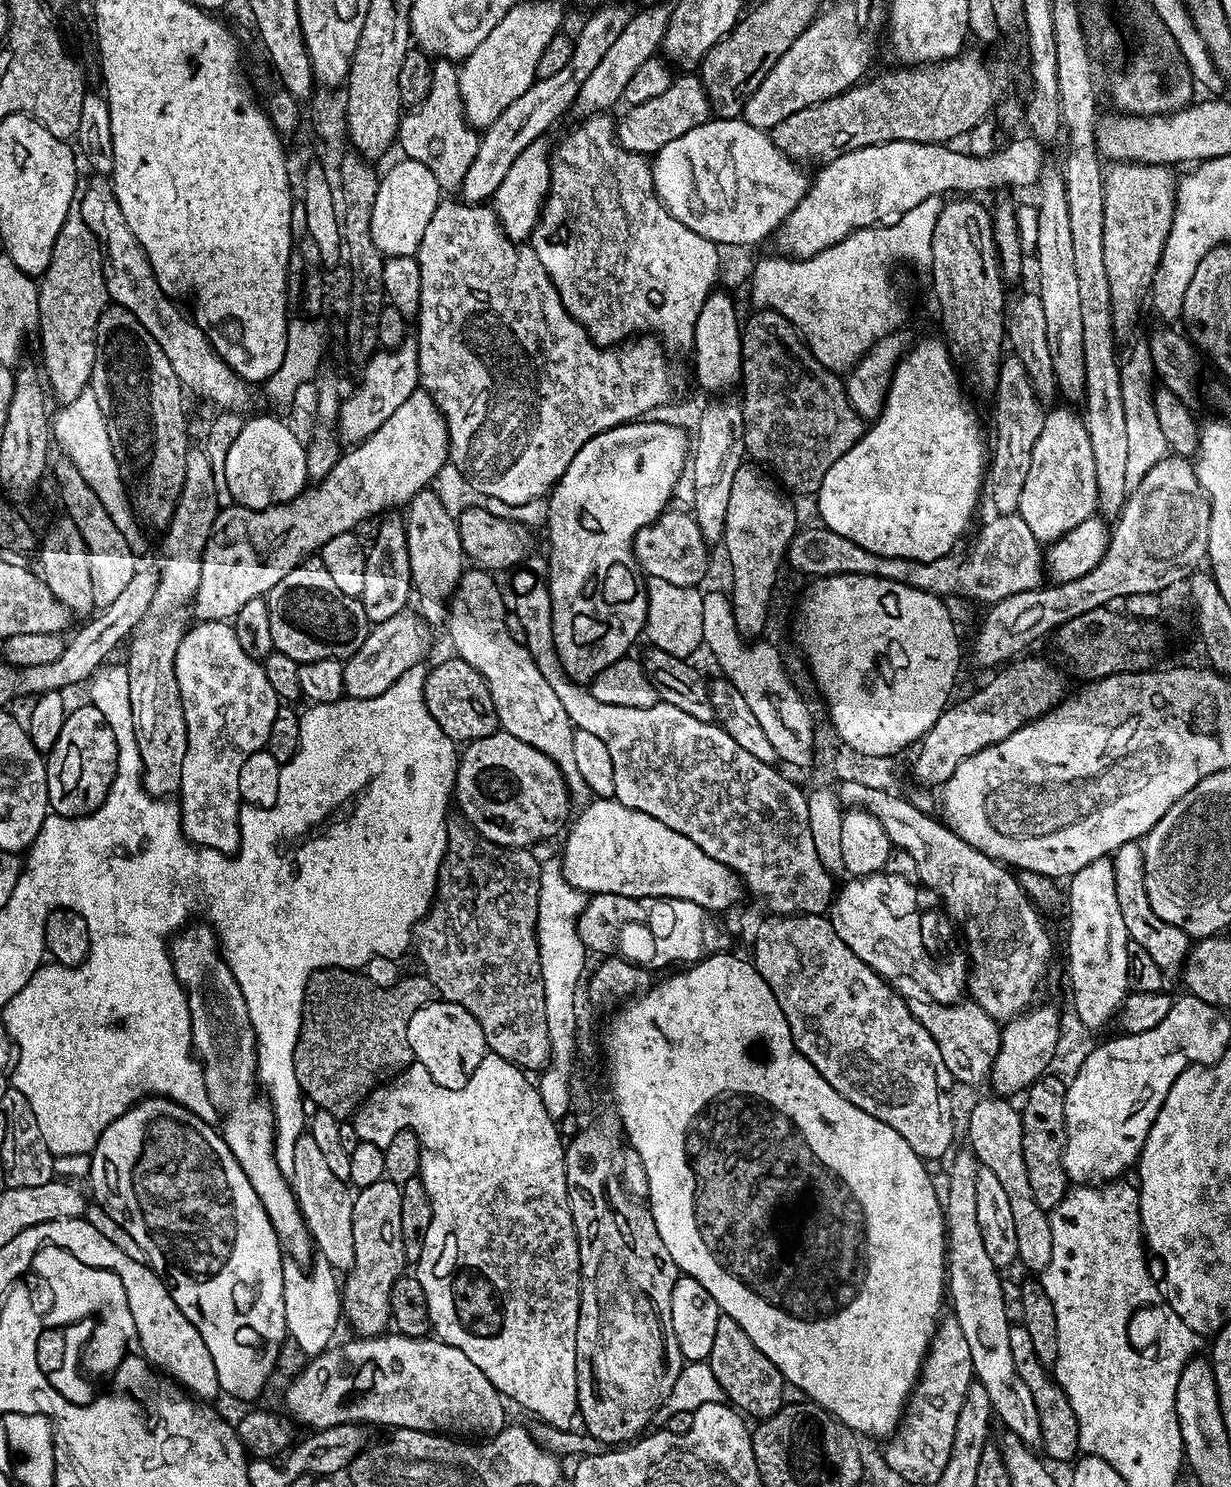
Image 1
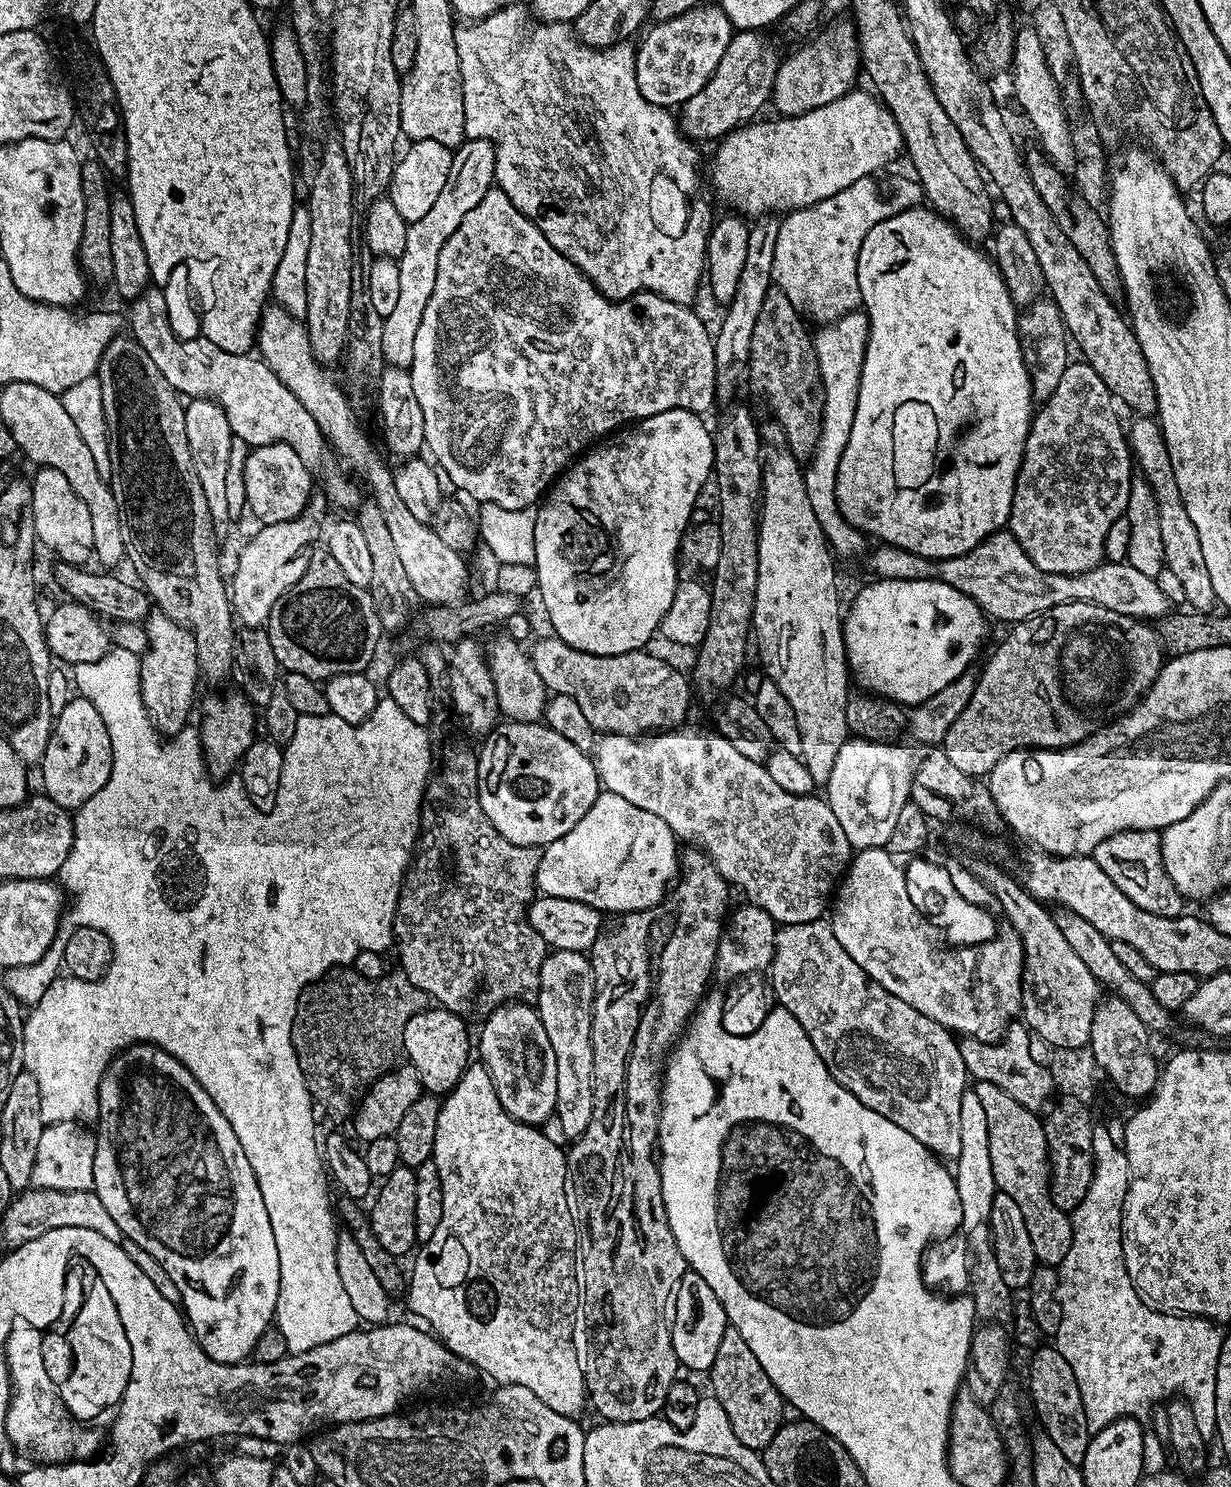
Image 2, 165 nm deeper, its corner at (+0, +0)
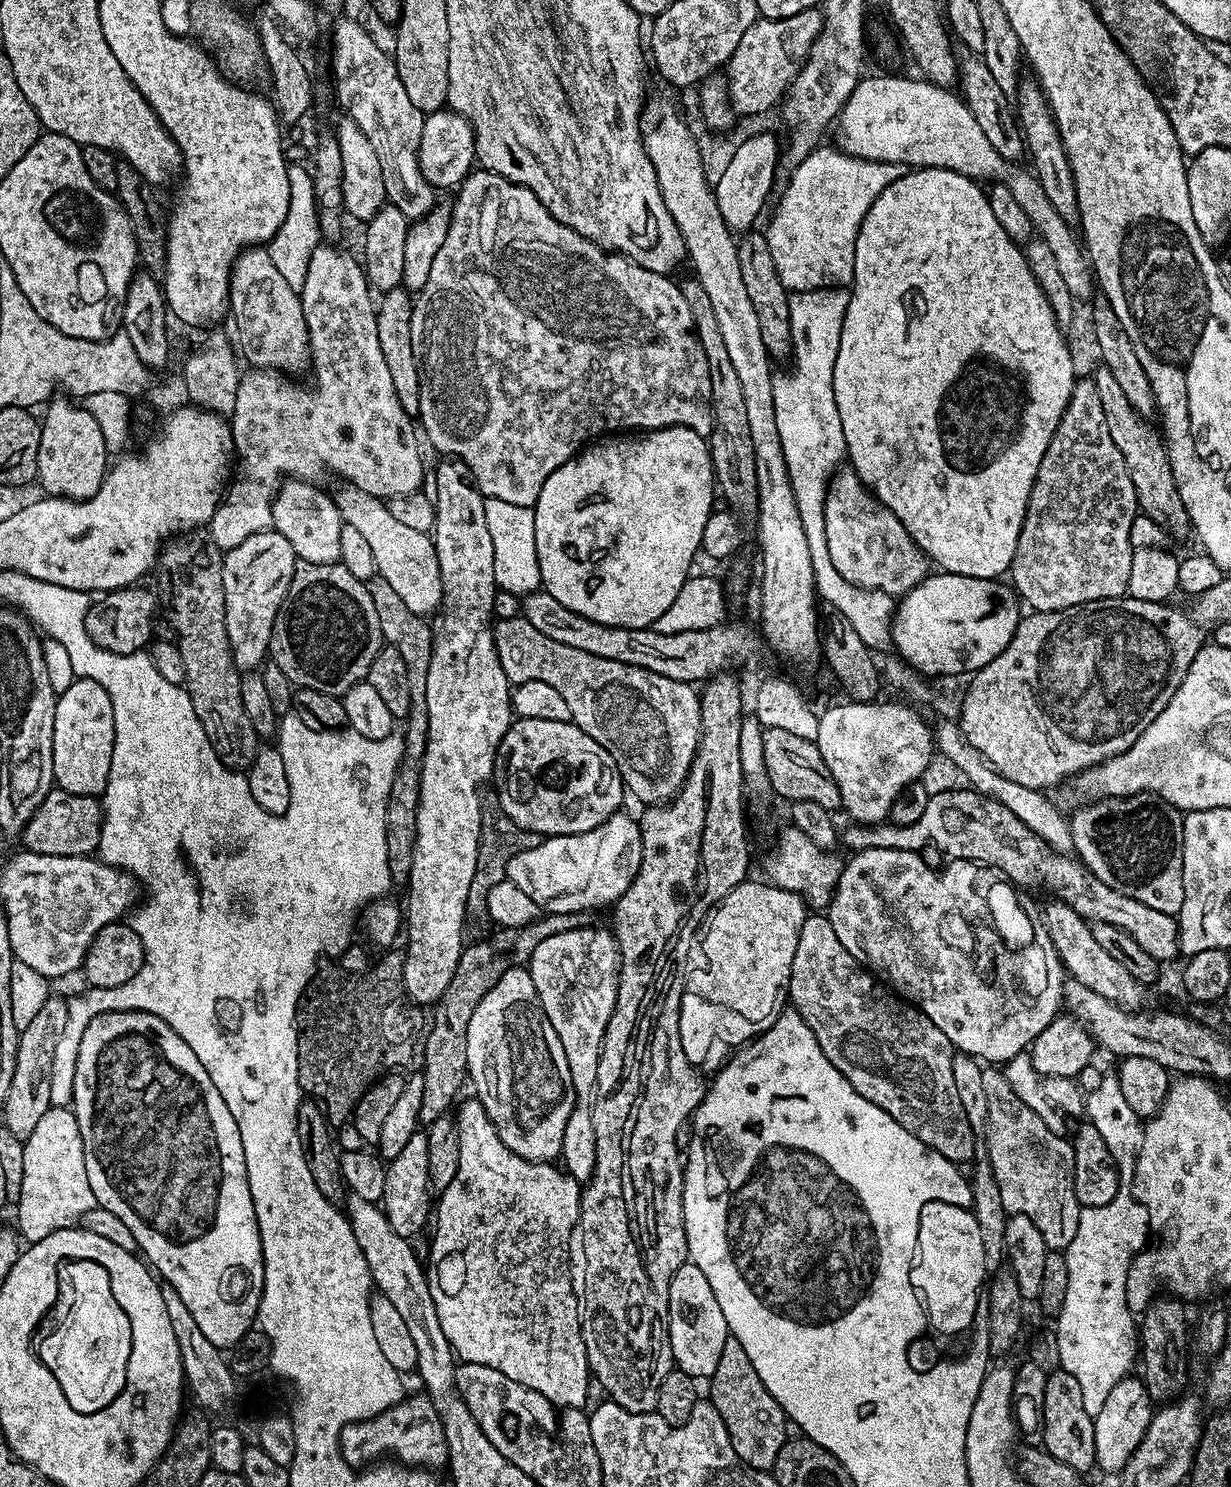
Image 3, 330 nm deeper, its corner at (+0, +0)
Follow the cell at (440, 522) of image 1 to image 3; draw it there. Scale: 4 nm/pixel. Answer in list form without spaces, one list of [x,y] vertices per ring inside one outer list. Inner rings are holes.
[[[320,243],[310,254],[306,282],[302,282],[300,291],[302,314],[306,314],[310,334],[310,376],[316,381],[309,388],[304,384],[288,384],[285,373],[273,372],[271,368],[252,368],[240,377],[238,398],[230,417],[236,447],[234,479],[227,485],[226,495],[210,521],[211,543],[221,550],[242,546],[252,534],[272,528],[272,502],[282,478],[316,482],[323,472],[333,472],[341,476],[341,481],[350,482],[371,496],[387,498],[421,491],[424,460],[412,429],[414,420],[402,410],[402,402],[394,394],[390,370],[382,358],[374,292],[364,275],[364,265],[357,257],[355,260],[350,253],[328,244],[331,243]]]

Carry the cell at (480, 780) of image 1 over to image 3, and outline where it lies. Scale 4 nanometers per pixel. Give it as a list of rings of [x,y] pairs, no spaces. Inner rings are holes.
[[[520,718],[508,725],[506,734],[502,738],[500,748],[496,751],[496,771],[494,773],[494,791],[500,798],[502,810],[506,810],[506,814],[513,820],[519,828],[525,828],[531,832],[539,832],[541,837],[550,836],[569,836],[570,834],[578,834],[586,830],[594,830],[602,822],[606,822],[613,816],[615,812],[621,811],[620,804],[626,797],[626,789],[624,779],[620,777],[618,766],[614,762],[614,758],[610,754],[610,750],[606,750],[598,742],[594,742],[594,738],[590,738],[590,734],[586,734],[571,722],[554,722],[553,720],[543,720],[542,718]]]

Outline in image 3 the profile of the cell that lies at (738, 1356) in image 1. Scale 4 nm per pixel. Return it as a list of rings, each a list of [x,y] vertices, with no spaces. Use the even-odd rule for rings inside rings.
[[[731,1334],[726,1338],[726,1346],[722,1346],[722,1358],[718,1358],[718,1370],[714,1370],[710,1384],[710,1399],[726,1426],[732,1449],[738,1454],[740,1463],[770,1470],[785,1442],[782,1432],[785,1414],[770,1390],[762,1386],[762,1378],[758,1378],[758,1370],[754,1370],[746,1350],[742,1350],[742,1342],[735,1340]]]

